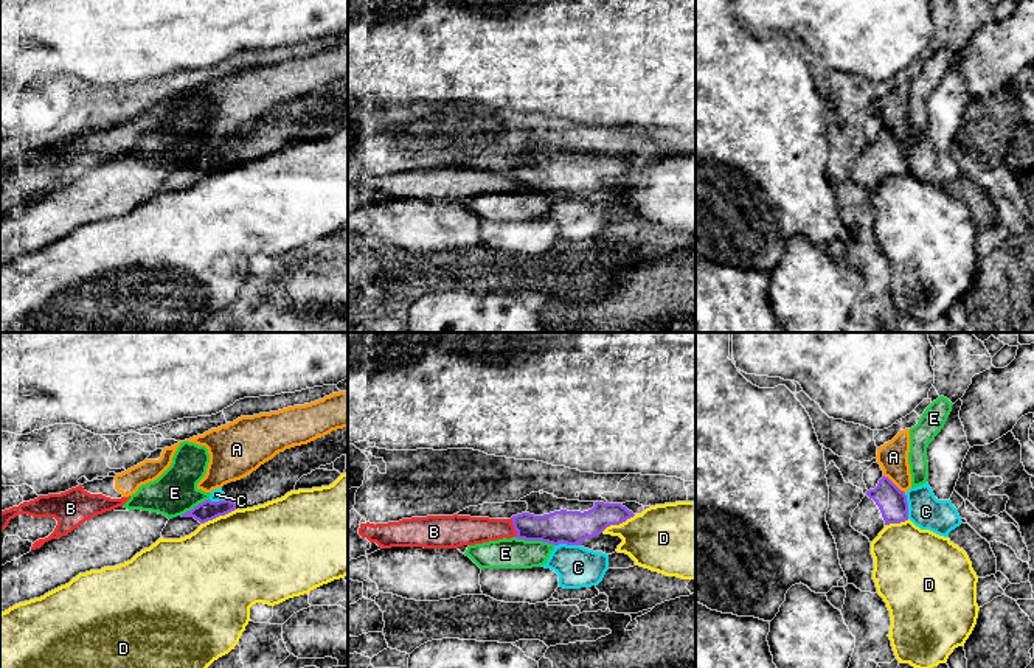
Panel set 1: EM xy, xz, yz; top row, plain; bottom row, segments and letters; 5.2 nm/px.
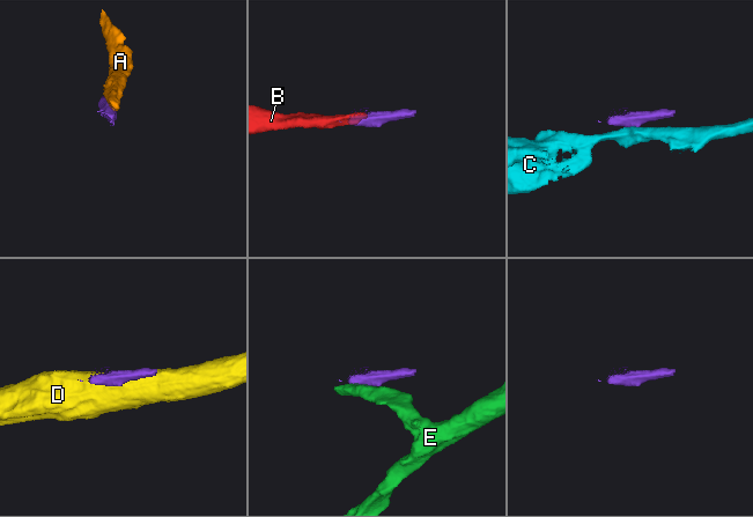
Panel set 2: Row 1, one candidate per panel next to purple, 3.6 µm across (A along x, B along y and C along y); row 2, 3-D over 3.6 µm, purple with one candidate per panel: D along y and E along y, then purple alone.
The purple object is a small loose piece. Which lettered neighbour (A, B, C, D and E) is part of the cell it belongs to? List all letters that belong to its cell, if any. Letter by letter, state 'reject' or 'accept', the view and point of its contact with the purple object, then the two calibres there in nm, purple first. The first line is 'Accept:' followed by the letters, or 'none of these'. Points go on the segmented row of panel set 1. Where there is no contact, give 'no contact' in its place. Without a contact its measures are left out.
Accept: none of these
A: reject | yz (893, 483) | 150/160 nm
B: reject | xz (514, 527) | 180/150 nm
C: reject | xz (567, 544) | 180/220 nm
D: reject | xy (219, 514) | 100/480 nm
E: reject | xz (534, 539) | 180/160 nm

